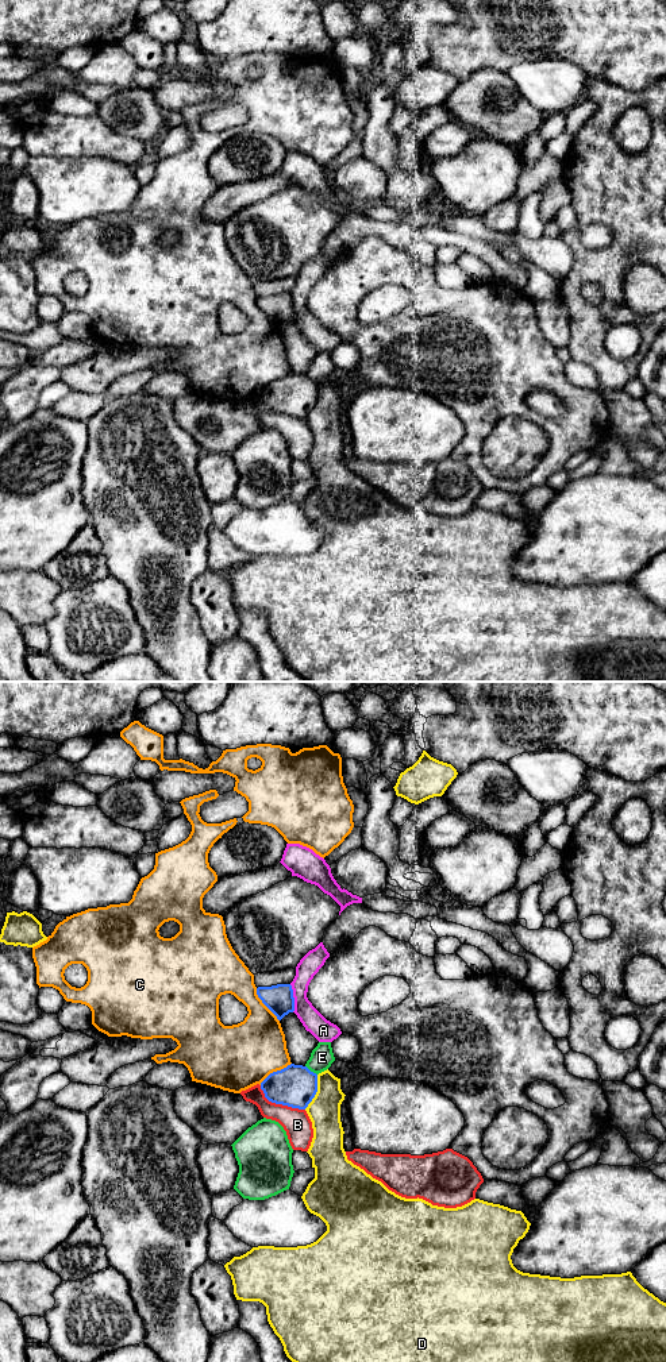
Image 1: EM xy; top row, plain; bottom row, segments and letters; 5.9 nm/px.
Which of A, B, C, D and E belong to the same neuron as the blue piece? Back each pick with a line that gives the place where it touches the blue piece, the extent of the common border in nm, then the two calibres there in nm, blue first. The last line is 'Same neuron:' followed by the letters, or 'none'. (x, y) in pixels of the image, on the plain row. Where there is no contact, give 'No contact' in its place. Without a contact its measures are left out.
Same neuron: none

